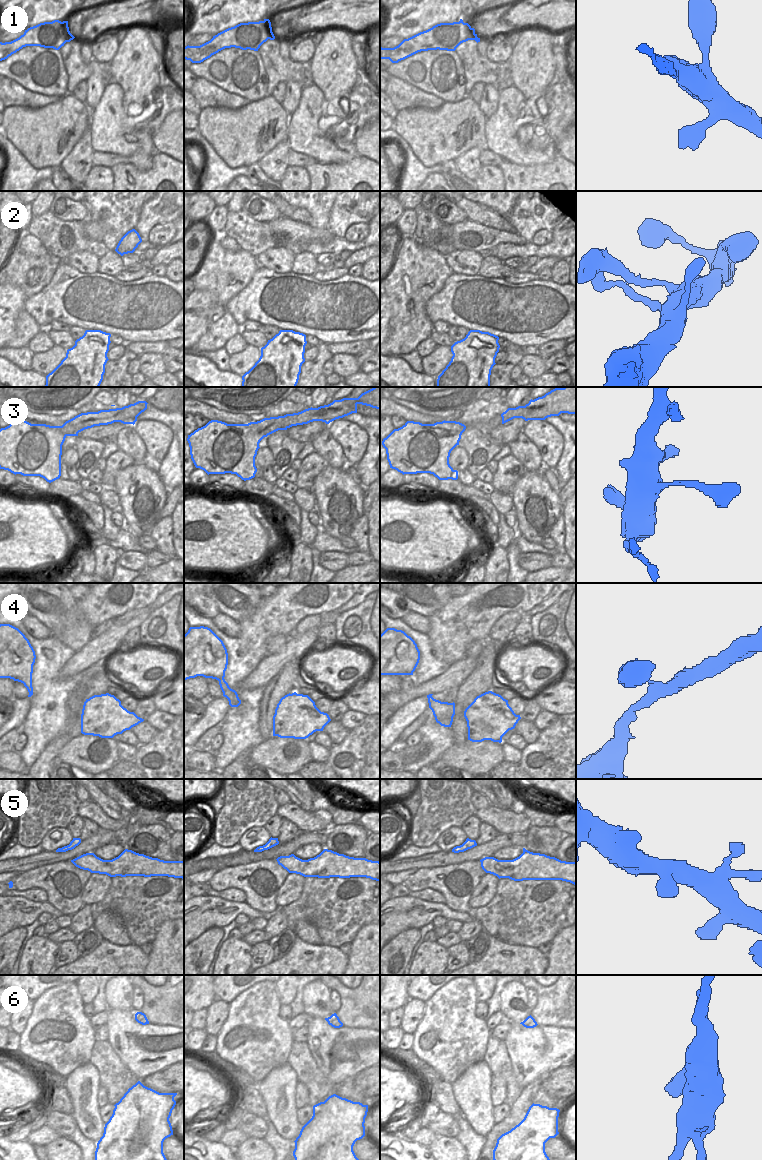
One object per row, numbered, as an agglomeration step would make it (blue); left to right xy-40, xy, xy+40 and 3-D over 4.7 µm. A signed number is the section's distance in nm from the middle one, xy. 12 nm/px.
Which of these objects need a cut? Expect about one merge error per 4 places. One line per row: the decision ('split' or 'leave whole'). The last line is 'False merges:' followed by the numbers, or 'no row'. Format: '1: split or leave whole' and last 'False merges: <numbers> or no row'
1: split
2: leave whole
3: leave whole
4: leave whole
5: leave whole
6: leave whole
False merges: 1

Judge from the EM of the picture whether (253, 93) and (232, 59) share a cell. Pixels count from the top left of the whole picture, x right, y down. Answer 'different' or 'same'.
same

